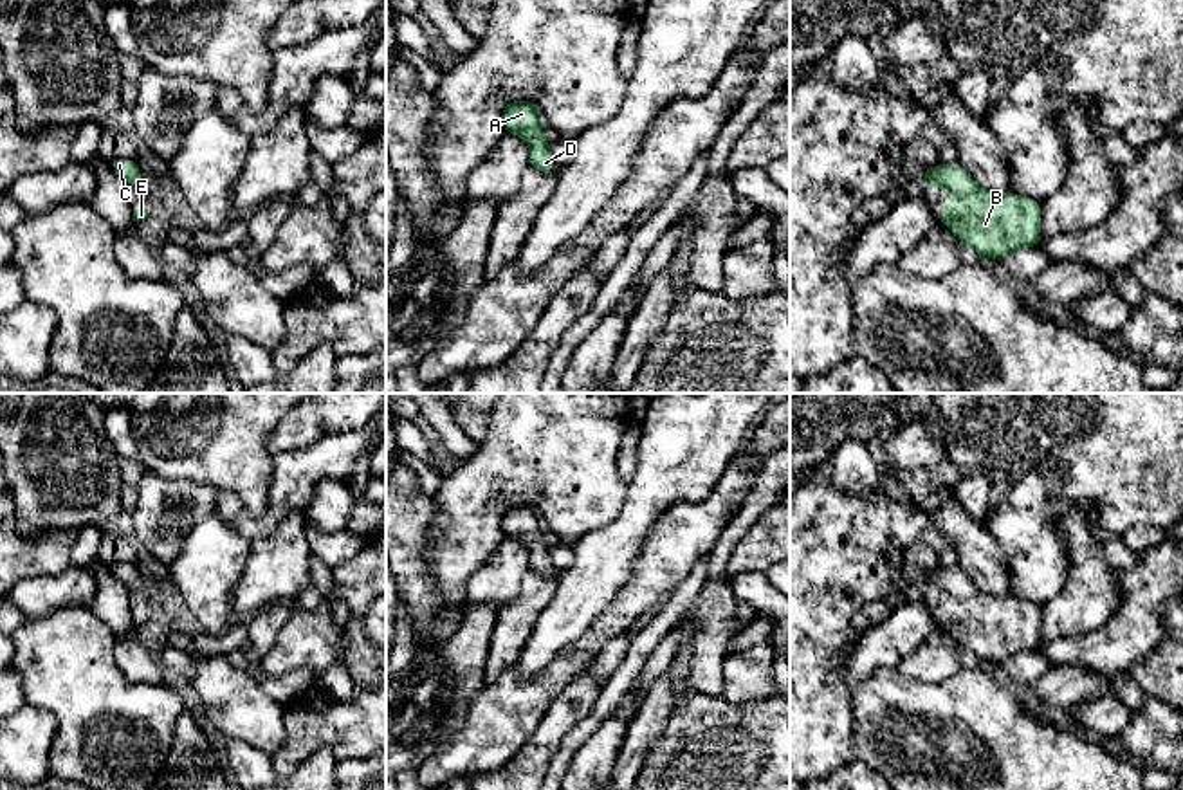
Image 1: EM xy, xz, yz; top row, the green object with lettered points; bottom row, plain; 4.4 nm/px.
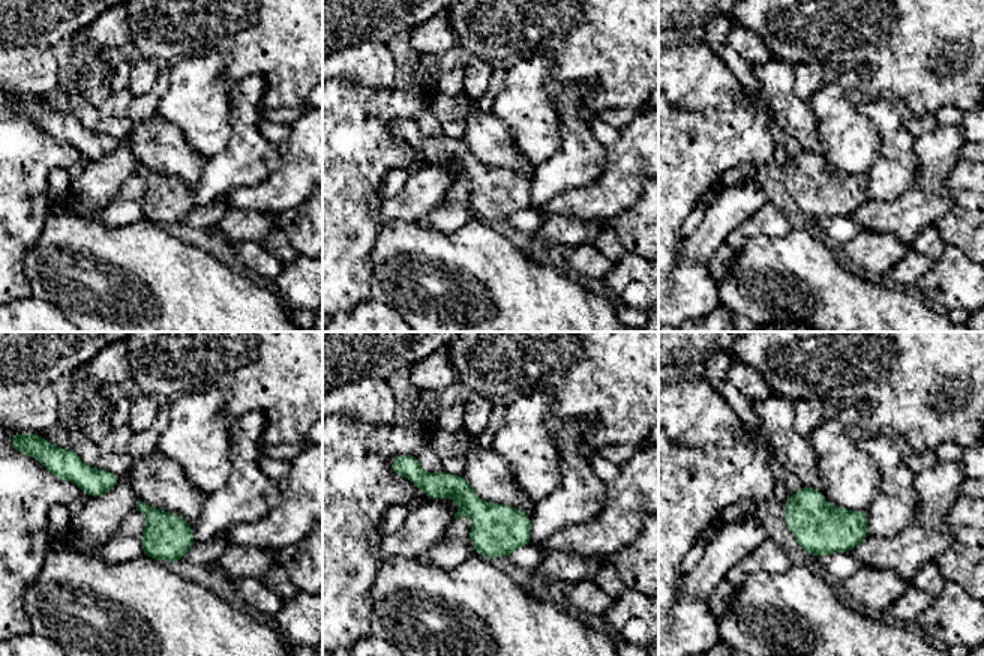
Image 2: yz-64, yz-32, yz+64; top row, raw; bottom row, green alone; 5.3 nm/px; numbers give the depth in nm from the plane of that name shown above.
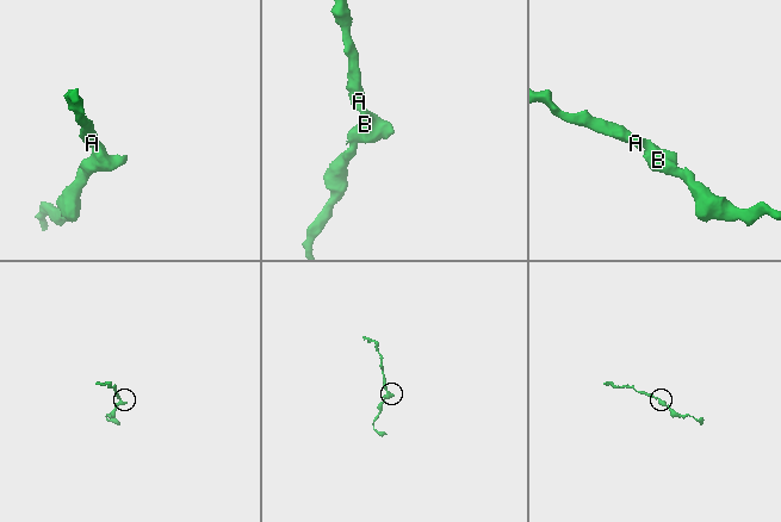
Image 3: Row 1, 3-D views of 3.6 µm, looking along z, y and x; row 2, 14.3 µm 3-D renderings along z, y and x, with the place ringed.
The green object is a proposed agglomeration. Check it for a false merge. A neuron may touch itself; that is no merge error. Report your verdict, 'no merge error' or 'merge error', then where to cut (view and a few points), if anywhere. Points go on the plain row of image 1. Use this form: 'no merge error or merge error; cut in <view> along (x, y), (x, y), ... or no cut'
no merge error; no cut

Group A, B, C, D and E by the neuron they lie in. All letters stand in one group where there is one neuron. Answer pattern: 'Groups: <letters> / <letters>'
Groups: A B C D E

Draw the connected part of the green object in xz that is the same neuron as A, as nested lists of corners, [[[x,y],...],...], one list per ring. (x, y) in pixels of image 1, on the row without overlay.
[[[510,505],[501,516],[505,536],[516,537],[528,547],[528,570],[552,577],[557,568],[550,559],[550,547],[543,539],[539,514],[530,505]]]

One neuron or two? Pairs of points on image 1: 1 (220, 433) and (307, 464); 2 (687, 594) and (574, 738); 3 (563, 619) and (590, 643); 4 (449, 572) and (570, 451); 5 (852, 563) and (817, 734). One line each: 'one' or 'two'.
1: two
2: one
3: two
4: one
5: one

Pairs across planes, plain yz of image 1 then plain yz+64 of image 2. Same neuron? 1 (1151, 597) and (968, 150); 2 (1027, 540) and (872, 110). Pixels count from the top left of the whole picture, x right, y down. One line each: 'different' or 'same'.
1: different
2: different

